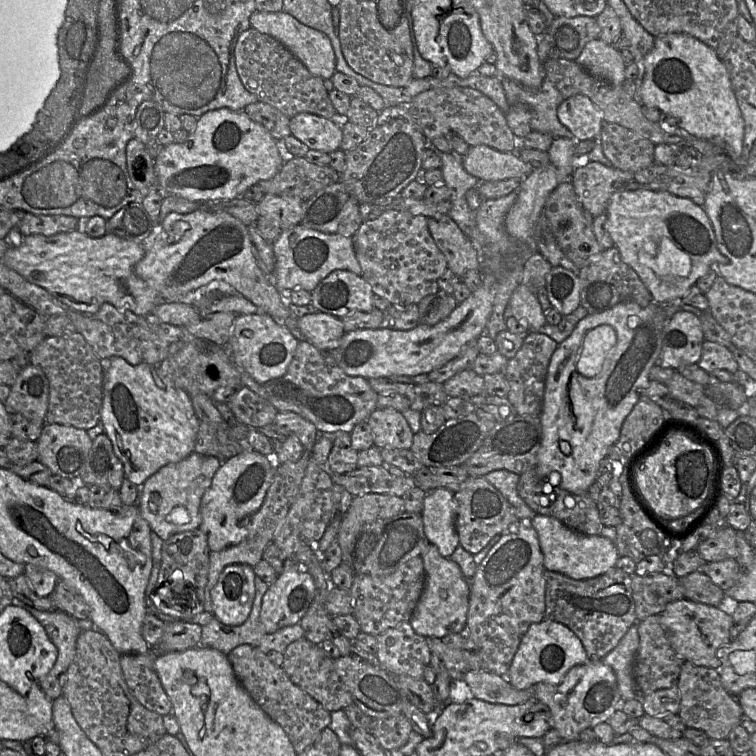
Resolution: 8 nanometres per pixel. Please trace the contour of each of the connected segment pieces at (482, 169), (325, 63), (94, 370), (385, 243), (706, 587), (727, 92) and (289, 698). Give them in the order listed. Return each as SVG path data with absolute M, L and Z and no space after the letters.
M487 145L470 146L461 158L465 170L480 181L523 179L534 170L516 151L500 152Z
M255 11L250 17L251 28L269 35L286 47L308 70L322 79L331 79L336 72L335 54L329 38L322 32L306 26L286 13Z
M80 333L45 337L28 355L28 364L43 370L49 381L49 405L45 423L88 430L101 420L103 365Z
M387 209L376 218L364 219L353 236L354 249L363 271L362 277L371 285L374 294L386 298L392 305L418 304L424 297L440 290L438 280L448 268L447 260L436 245L427 221L424 215Z
M692 572L680 581L684 588L684 599L710 606L720 606L725 599L725 592L701 572Z
M667 33L655 37L653 48L645 57L645 77L639 102L674 117L678 127L702 139L719 138L726 144L728 156L735 162L742 154L744 120L737 96L723 60L707 44L686 33Z
M242 644L230 651L227 657L240 686L270 719L282 727L297 754L311 746L319 738L321 732L330 726L331 712L326 710L299 686L295 685L283 668L273 664L265 653L251 645Z

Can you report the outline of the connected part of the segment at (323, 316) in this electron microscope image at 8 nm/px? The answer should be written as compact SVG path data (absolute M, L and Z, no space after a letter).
M321 311L300 317L298 327L306 341L324 351L335 351L345 334L341 318Z

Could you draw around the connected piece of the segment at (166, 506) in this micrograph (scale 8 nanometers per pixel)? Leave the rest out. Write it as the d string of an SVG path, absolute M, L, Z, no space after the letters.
M191 453L149 476L139 487L138 509L142 518L163 541L172 535L195 530L201 525L200 503L222 461L214 456Z

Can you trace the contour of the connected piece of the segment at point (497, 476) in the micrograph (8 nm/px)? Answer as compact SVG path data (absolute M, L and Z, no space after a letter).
M495 470L486 474L485 479L492 484L514 507L519 519L531 519L535 513L518 493L519 475L507 470Z

